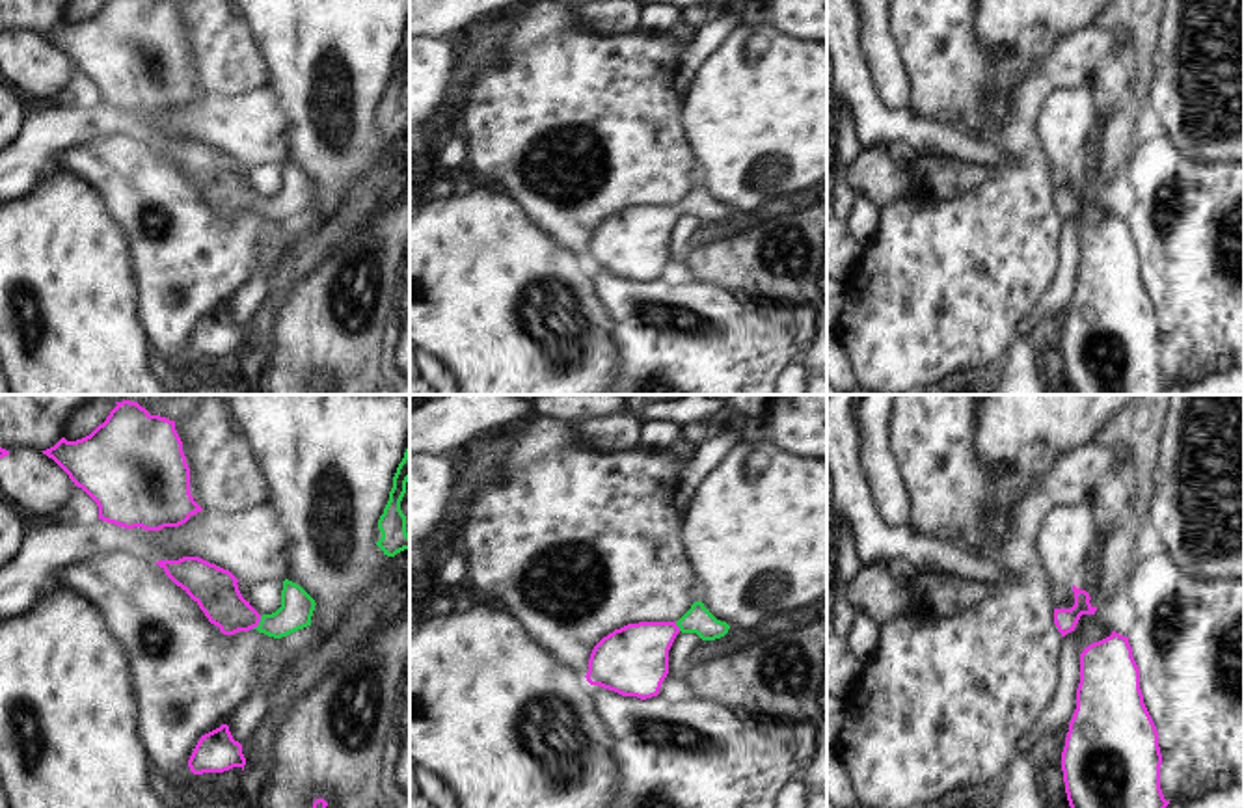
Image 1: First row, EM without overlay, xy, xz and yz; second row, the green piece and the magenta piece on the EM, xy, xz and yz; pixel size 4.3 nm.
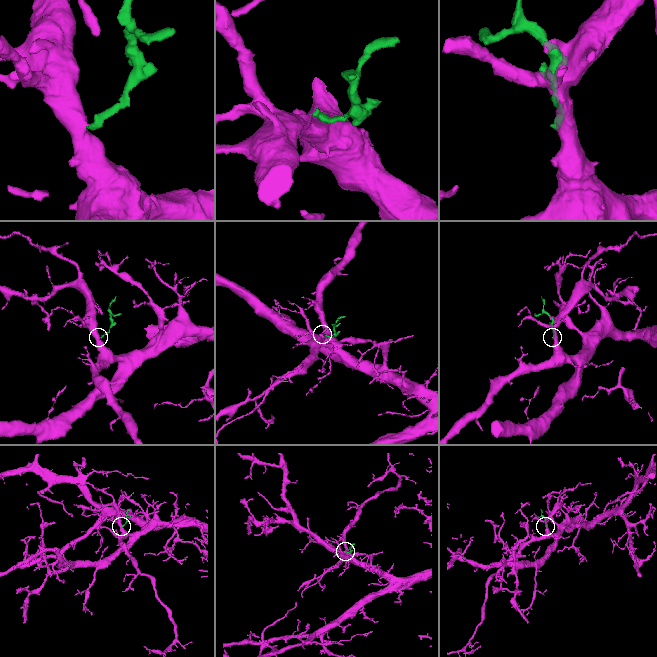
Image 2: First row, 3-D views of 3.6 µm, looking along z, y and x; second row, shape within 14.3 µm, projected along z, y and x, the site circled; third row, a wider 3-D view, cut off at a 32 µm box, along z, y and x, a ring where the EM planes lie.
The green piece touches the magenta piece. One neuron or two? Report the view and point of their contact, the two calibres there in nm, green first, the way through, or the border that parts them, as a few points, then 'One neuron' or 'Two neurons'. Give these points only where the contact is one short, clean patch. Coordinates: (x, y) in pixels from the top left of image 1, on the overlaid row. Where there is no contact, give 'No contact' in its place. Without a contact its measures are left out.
Touches green at xy (259, 624). Thickness 140 nm (green) against 190 nm. Path across: xy (297, 607), (280, 624), (259, 624), (243, 617), (215, 589). One neuron

